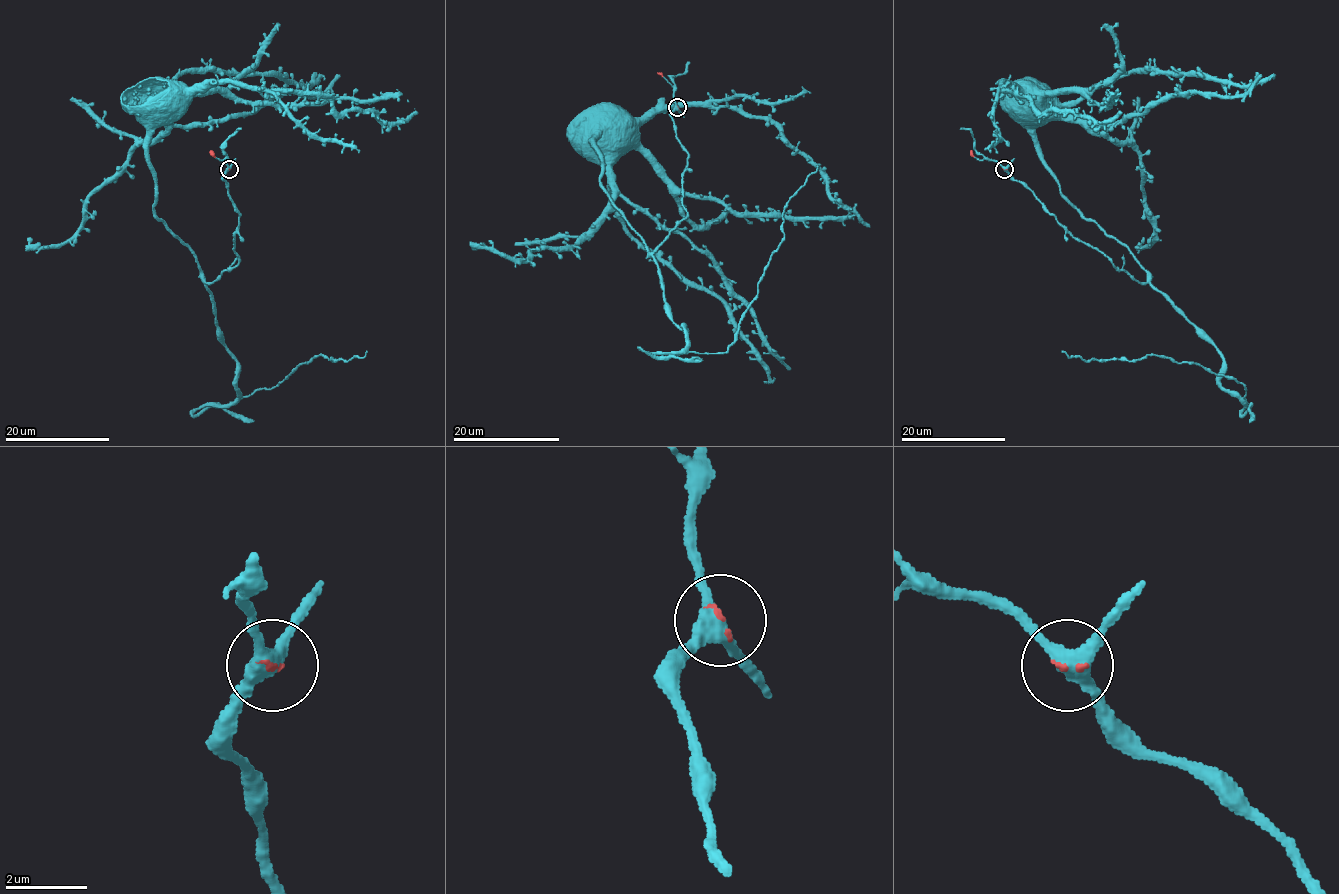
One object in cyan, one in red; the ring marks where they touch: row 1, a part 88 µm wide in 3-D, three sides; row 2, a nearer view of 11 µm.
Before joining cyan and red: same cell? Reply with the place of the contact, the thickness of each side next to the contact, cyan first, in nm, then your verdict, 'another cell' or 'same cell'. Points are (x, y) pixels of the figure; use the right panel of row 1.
at (1004, 169); 360 nm thick on the cyan side, 90 nm on the other; same cell

